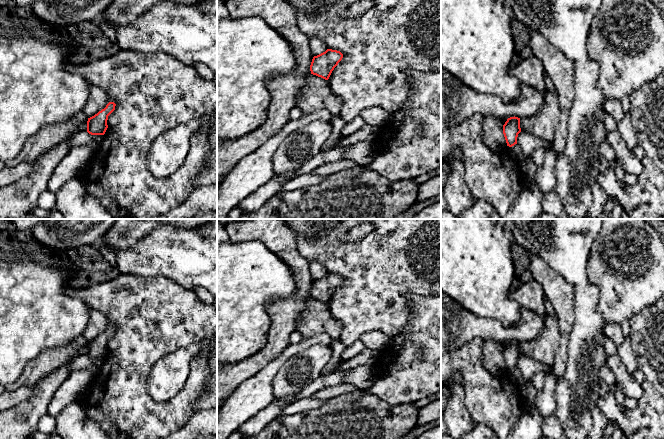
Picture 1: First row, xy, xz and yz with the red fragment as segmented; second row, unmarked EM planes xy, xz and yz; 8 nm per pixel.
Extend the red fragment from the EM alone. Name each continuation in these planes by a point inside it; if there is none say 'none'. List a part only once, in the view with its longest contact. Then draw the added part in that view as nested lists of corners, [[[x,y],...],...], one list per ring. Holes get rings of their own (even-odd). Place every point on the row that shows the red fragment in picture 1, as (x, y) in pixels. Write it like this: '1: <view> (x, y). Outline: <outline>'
none

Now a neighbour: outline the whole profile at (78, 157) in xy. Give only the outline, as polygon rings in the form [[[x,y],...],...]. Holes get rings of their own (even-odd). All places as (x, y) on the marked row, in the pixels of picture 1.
[[[76,146],[70,149],[52,174],[47,184],[47,191],[56,193],[64,183],[77,178],[81,169],[90,161],[92,153],[88,146]]]

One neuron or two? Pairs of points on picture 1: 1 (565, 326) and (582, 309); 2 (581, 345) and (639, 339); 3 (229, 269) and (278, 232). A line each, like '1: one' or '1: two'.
1: two
2: two
3: two

